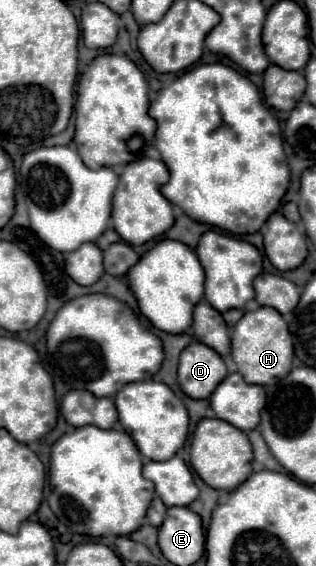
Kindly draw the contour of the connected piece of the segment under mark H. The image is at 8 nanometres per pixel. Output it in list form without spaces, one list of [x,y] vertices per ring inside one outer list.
[[[260,306],[254,312],[246,312],[232,332],[232,360],[238,366],[238,372],[248,380],[248,384],[276,384],[284,376],[288,376],[292,368],[292,338],[288,332],[288,324],[274,308]]]

